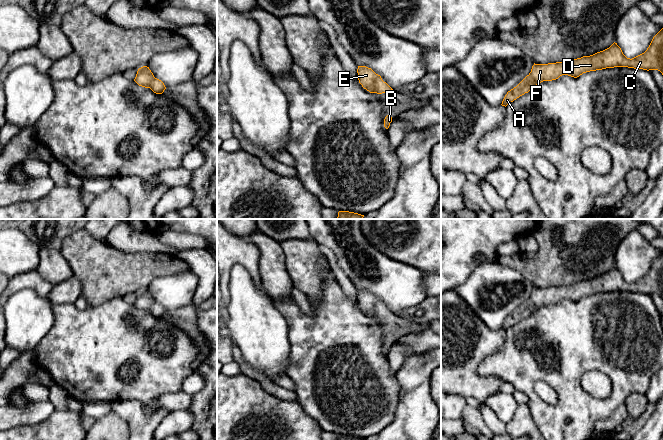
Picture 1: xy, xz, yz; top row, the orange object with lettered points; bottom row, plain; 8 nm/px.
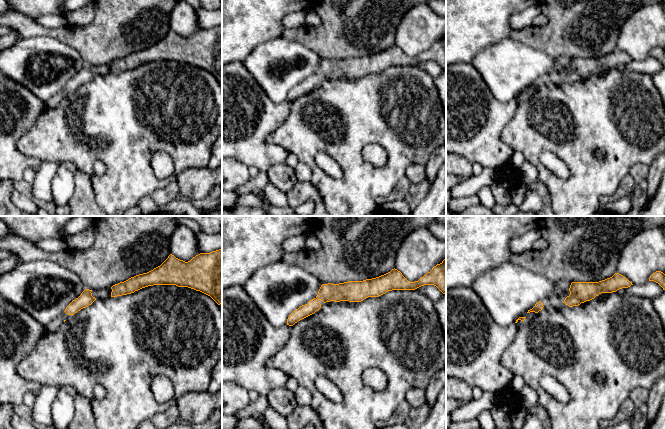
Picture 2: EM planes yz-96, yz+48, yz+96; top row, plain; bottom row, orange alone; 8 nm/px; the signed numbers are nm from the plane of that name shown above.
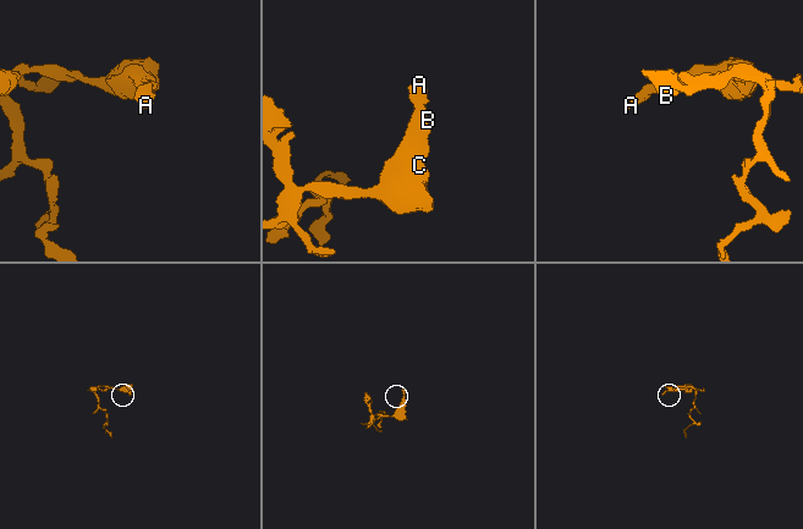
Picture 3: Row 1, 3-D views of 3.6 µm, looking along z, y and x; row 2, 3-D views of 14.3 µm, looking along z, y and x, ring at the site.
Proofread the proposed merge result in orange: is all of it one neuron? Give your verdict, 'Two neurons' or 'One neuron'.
One neuron

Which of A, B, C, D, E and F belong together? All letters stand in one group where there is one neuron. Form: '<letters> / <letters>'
A B C D E F

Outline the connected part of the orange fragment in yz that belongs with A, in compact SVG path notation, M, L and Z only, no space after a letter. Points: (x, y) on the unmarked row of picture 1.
M663 252L653 261L647 274L632 283L627 282L614 266L603 275L571 285L534 287L531 296L516 311L507 316L501 329L506 331L543 305L556 304L562 299L577 302L586 296L614 291L658 294L663 299Z

